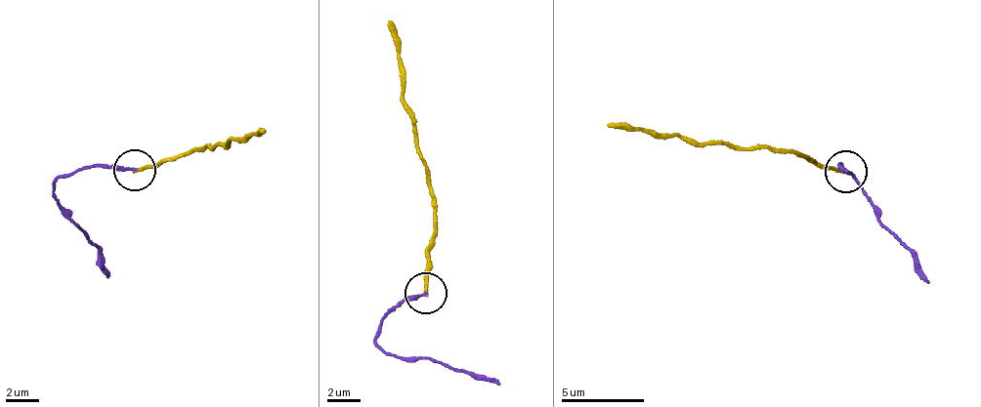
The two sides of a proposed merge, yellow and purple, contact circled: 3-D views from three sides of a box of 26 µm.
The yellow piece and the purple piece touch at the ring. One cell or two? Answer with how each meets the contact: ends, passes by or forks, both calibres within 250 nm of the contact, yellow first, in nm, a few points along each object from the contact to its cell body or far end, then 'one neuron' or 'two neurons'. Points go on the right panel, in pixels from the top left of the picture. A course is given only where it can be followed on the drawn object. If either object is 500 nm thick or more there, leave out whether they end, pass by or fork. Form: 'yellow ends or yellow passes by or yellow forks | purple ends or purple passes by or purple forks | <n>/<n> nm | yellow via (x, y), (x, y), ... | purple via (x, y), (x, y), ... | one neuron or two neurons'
yellow ends | purple ends | 200/200 nm | yellow via (844, 170), (821, 167), (796, 153), (695, 143), (679, 136), (607, 125) | purple via (844, 170), (836, 168), (842, 162), (930, 284) | two neurons

